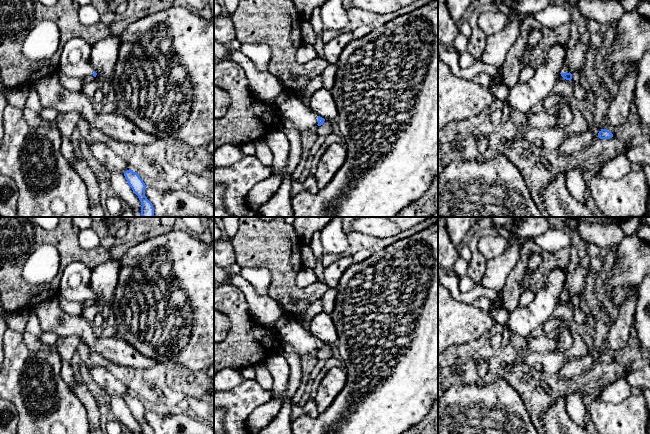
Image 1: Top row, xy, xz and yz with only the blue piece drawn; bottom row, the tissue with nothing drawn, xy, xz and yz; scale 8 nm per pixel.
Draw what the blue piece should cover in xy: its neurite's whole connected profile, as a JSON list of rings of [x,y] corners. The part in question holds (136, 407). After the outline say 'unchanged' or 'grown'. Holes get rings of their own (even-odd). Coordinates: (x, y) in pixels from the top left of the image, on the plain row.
[[[131,393],[125,395],[124,400],[133,416],[138,420],[140,424],[142,429],[141,434],[154,434],[152,427],[145,420],[146,409],[140,400]]]; unchanged

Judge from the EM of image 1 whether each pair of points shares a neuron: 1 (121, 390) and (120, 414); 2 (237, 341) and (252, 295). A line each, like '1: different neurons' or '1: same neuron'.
1: different neurons
2: different neurons

